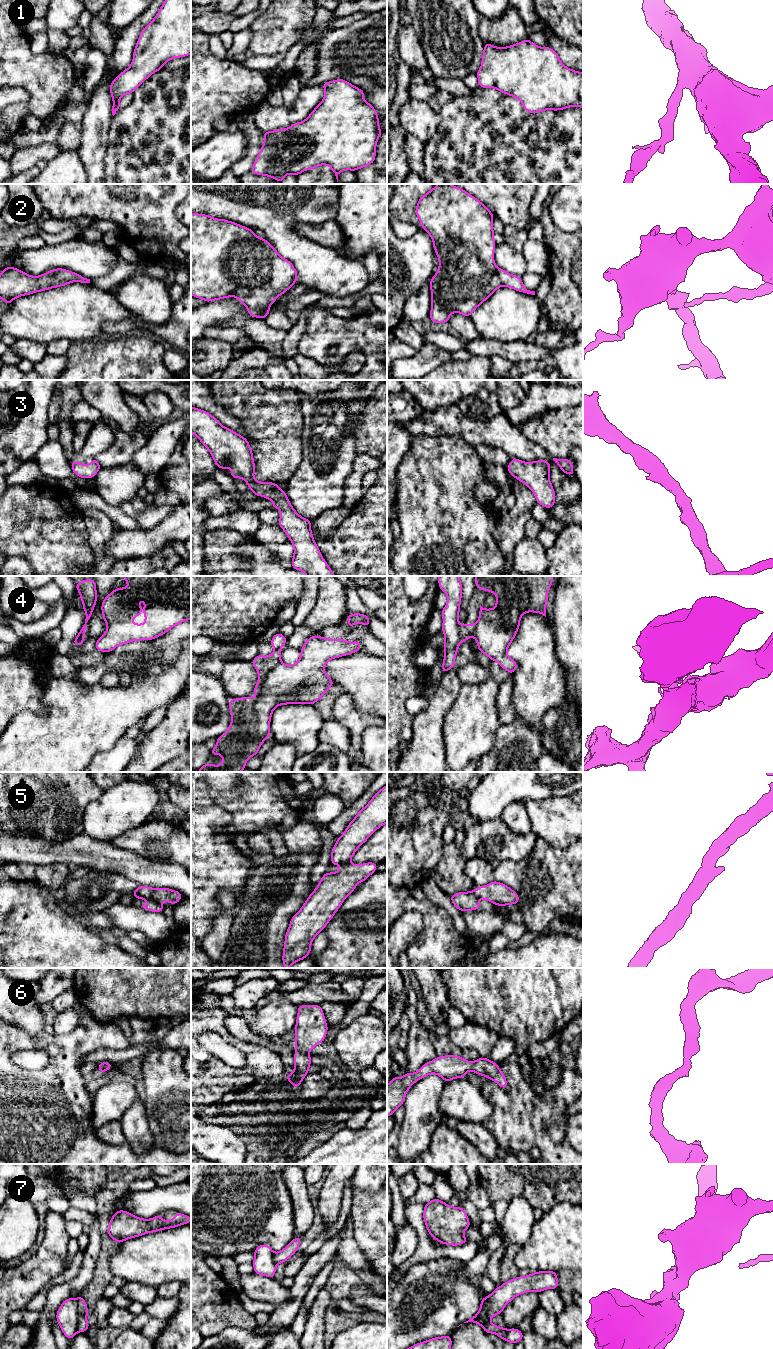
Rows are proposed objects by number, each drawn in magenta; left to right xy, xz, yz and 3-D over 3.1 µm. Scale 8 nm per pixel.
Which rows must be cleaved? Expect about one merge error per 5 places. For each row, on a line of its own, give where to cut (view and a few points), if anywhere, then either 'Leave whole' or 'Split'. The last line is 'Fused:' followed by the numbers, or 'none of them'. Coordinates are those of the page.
1: No split. Leave whole
2: No split. Leave whole
3: No split. Leave whole
4: Split along yz (459, 625), (459, 639), (461, 641). Split
5: Split along xy (135, 896), (159, 902). Split
6: No split. Leave whole
7: Split along xy (78, 1298), (78, 1324), (76, 1331). Split
Fused: 4, 5, 7

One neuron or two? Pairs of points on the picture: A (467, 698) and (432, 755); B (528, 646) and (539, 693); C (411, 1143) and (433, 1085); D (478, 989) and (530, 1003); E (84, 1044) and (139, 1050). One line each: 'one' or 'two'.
A: two
B: one
C: one
D: one
E: two

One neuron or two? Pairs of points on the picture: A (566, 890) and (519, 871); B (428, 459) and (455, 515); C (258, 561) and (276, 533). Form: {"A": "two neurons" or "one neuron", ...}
{"A": "one neuron", "B": "one neuron", "C": "two neurons"}

